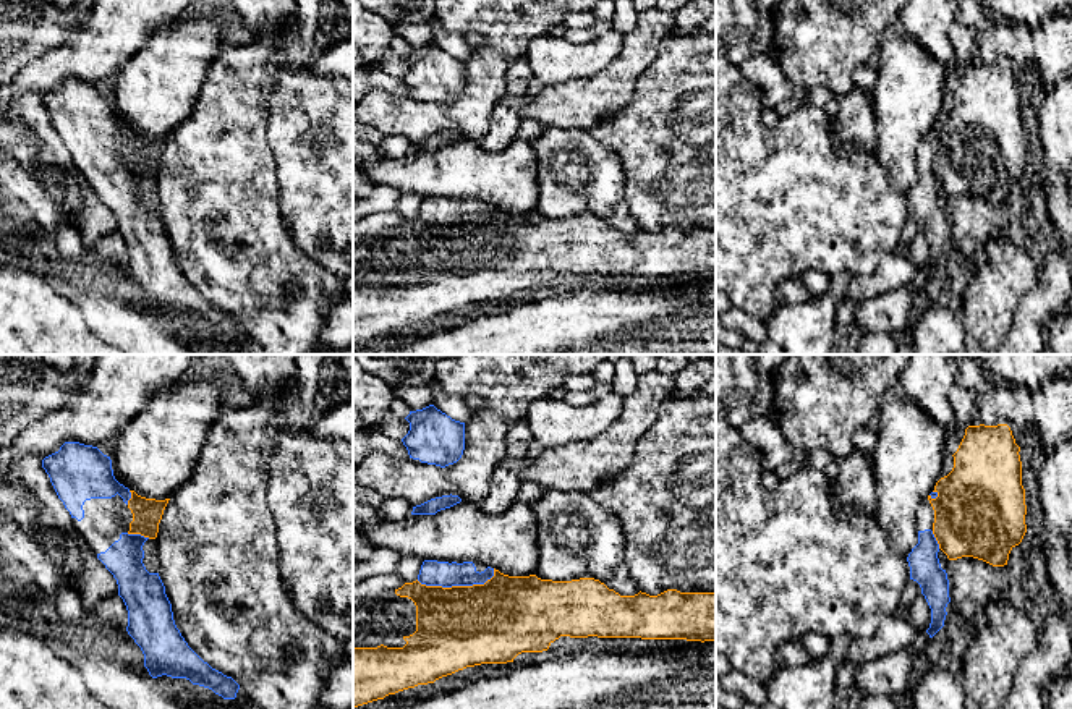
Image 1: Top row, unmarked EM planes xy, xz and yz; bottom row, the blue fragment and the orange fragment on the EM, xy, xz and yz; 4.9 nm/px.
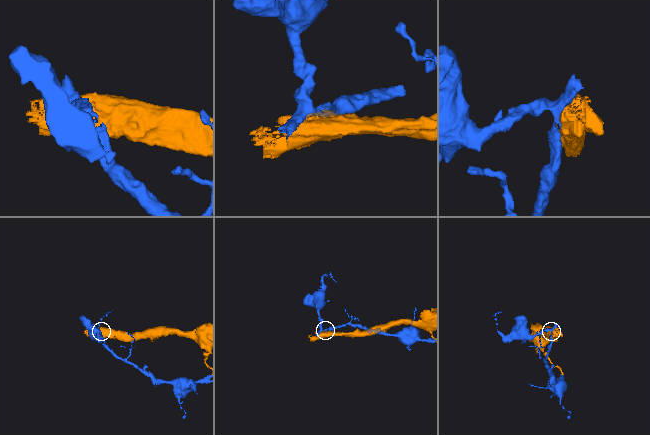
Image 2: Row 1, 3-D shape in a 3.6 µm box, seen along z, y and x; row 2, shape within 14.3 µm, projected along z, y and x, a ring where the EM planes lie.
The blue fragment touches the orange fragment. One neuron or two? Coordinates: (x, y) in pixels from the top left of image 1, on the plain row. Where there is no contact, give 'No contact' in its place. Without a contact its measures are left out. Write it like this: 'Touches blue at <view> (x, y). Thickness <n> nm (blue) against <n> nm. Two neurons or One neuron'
Touches blue at xz (457, 222). Thickness 130 nm (blue) against 400 nm. Two neurons

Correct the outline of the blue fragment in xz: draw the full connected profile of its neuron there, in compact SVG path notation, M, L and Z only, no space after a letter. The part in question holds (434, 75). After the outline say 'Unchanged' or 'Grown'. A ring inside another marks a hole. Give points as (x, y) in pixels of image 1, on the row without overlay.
M434 42L410 49L408 71L402 76L410 96L445 105L457 100L465 87L465 60L455 58Z. Unchanged

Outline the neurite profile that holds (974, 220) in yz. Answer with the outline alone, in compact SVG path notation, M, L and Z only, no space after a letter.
M973 194L949 197L946 202L949 217L949 235L973 265L986 261L986 243L1010 225L1012 207L993 204Z

